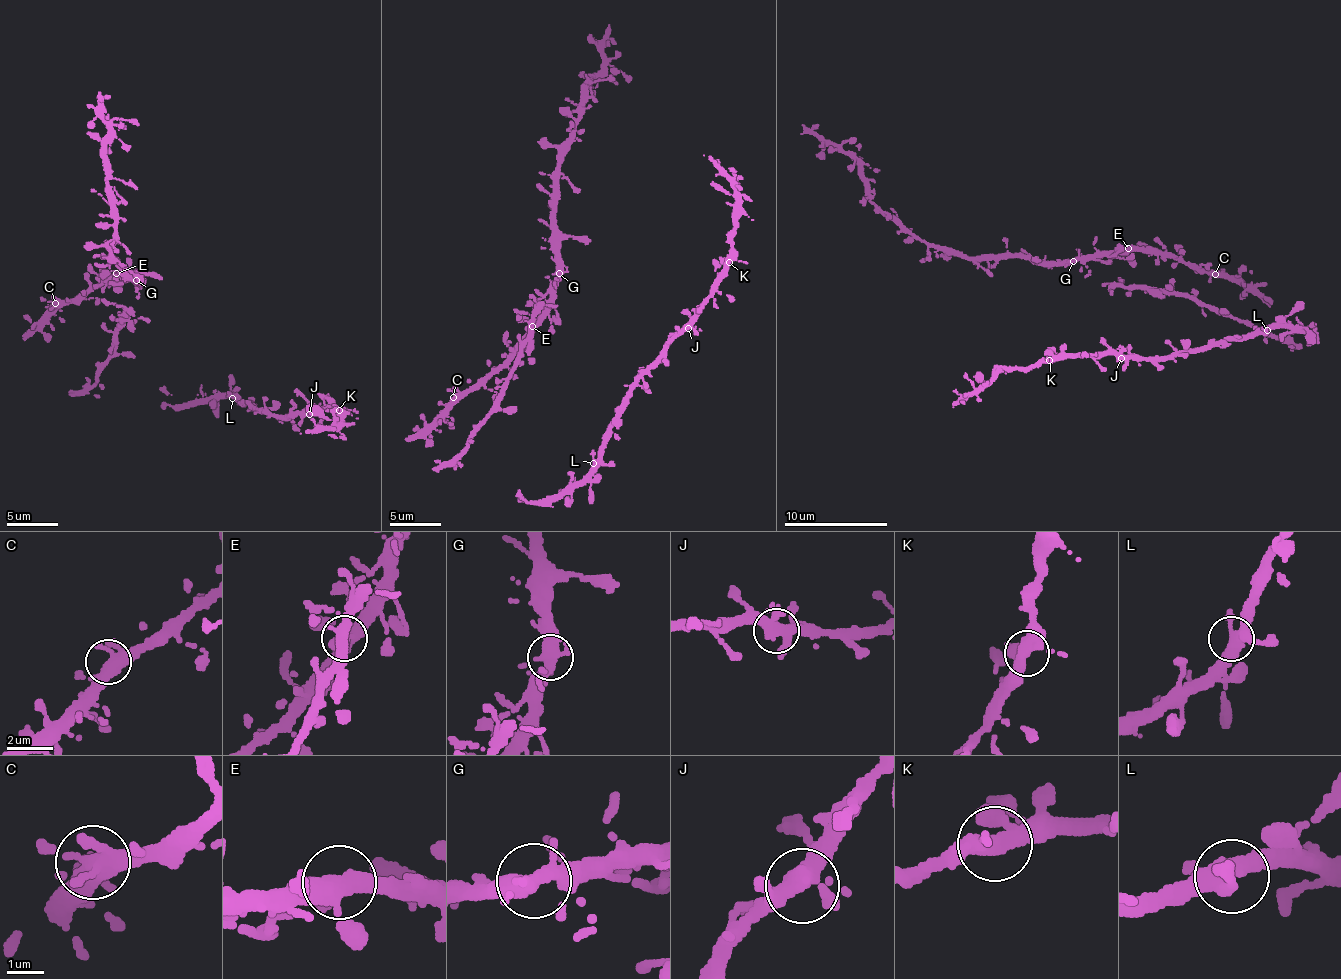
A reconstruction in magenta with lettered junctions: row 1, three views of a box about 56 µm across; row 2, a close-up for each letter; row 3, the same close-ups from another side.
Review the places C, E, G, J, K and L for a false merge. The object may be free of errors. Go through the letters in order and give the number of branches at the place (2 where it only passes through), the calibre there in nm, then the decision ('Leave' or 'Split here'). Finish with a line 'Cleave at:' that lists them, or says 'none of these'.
C: Branches: 4. Thickness 360 nm. Leave
E: Branches: 4. Thickness 360 nm. Leave
G: Branches: 4. Thickness 400 nm. Leave
J: Branches: 4. Thickness 360 nm. Leave
K: Branches: 4. Thickness 360 nm. Leave
L: Branches: 4. Thickness 400 nm. Leave
Cleave at: none of these

